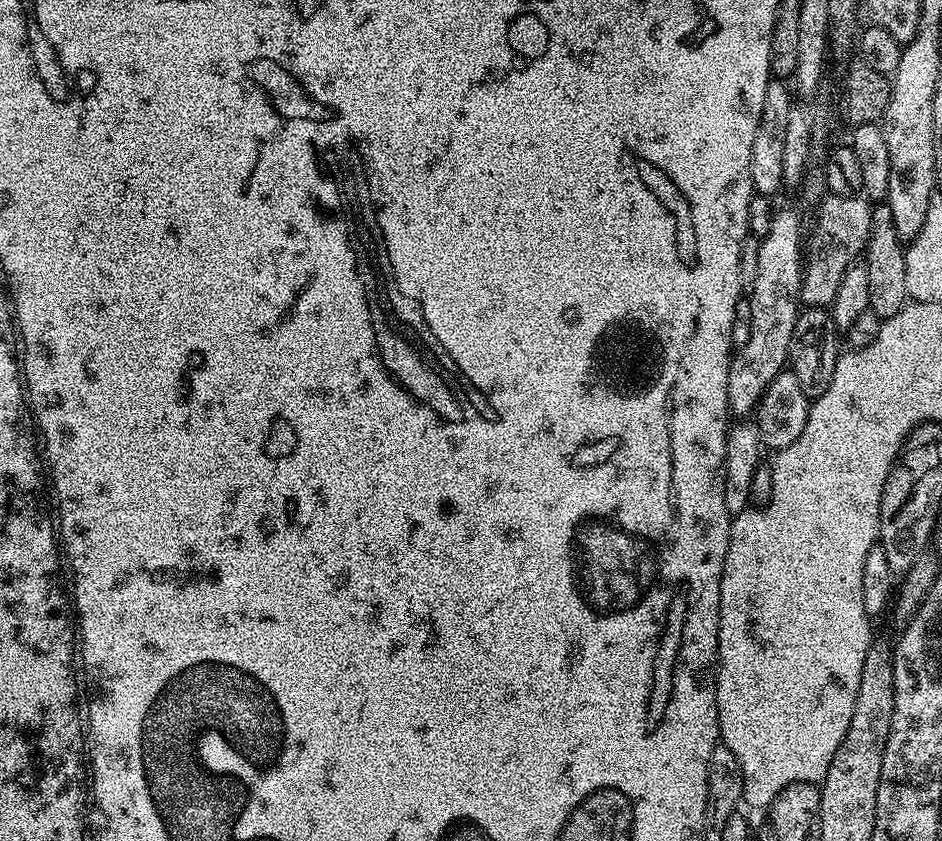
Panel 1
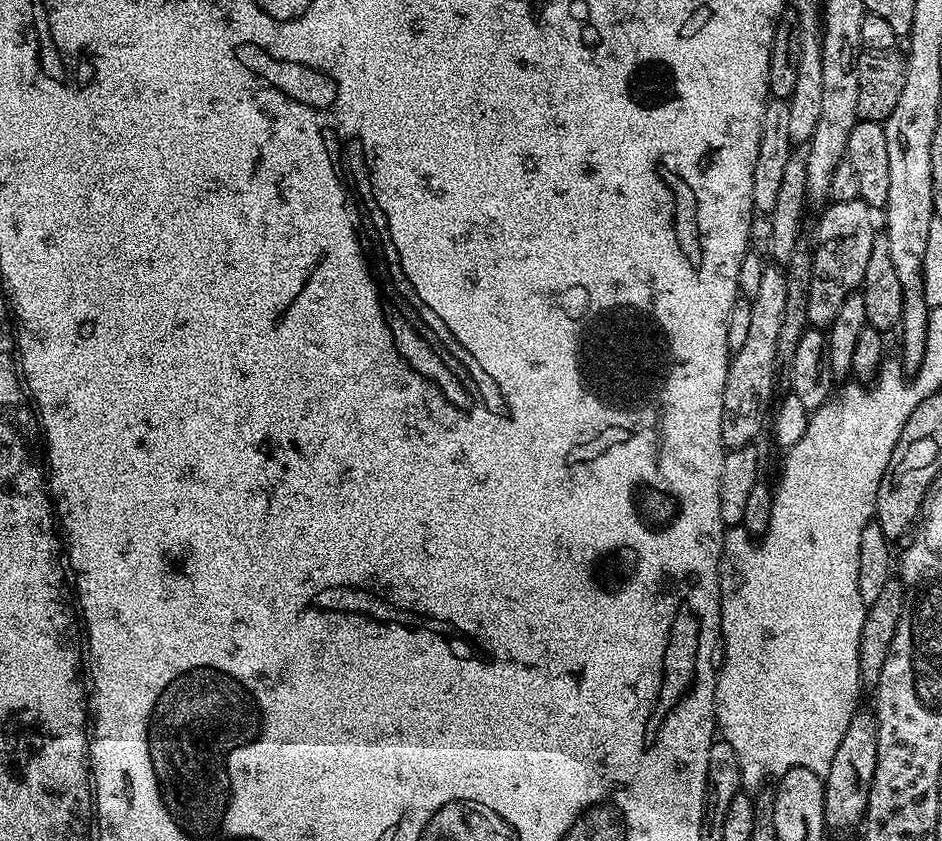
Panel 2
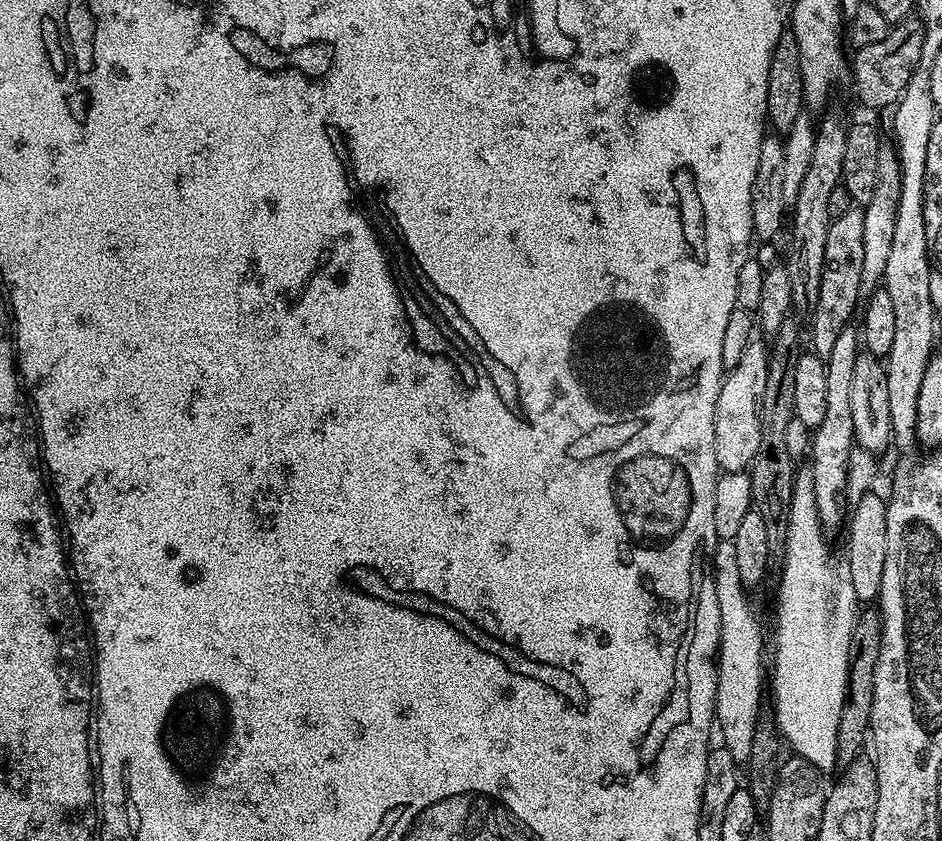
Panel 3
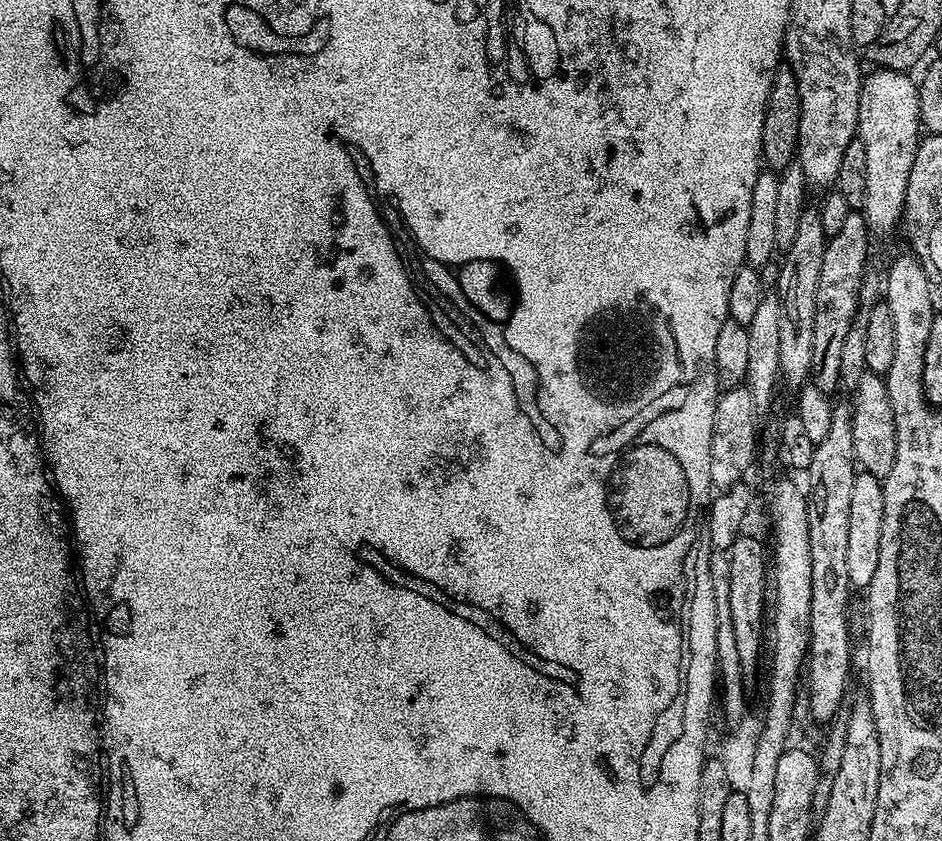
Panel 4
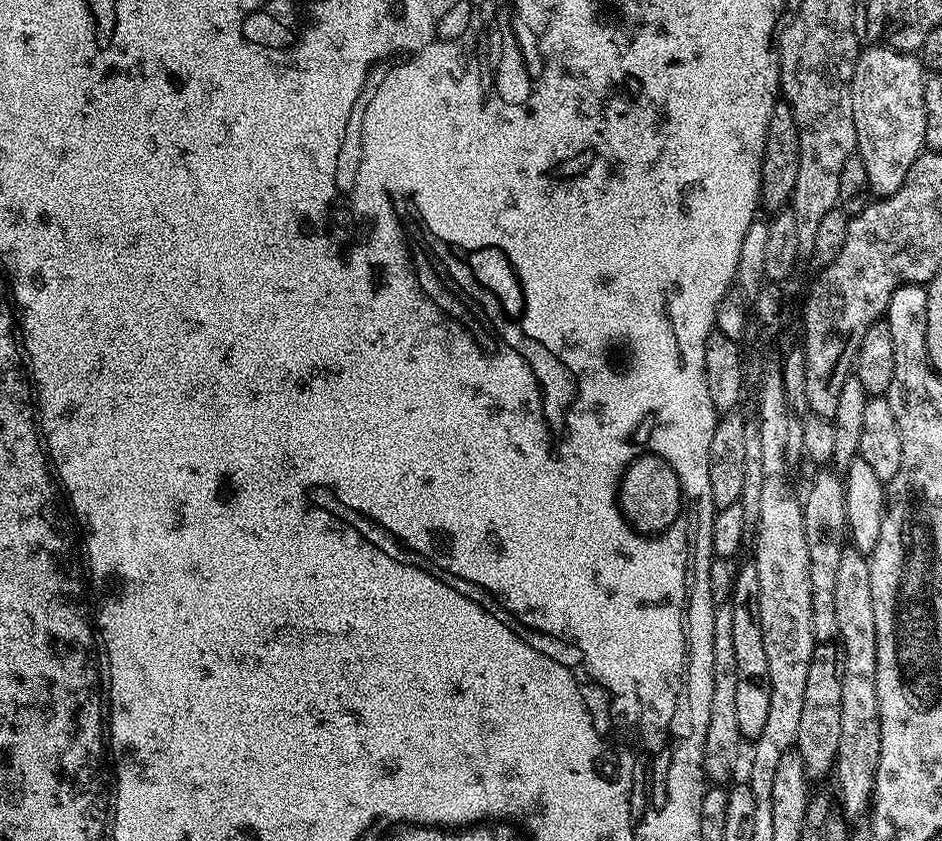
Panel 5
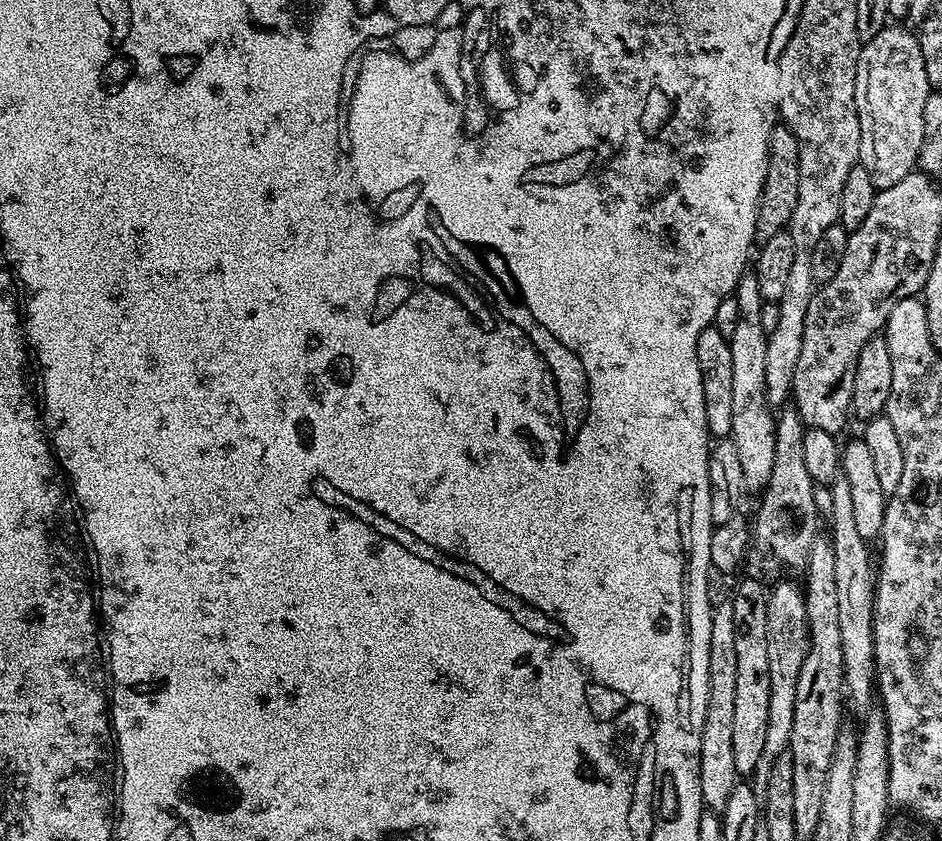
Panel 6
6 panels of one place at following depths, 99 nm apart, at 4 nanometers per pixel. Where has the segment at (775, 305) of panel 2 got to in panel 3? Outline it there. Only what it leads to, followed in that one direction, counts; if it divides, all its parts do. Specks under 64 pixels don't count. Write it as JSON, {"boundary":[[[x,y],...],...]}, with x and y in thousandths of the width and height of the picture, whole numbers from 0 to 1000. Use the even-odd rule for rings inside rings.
{"boundary":[[[799,402],[783,435],[772,439],[758,483],[758,545],[764,561],[789,561],[800,549],[809,517],[806,507],[807,474],[814,449],[816,410]]]}

